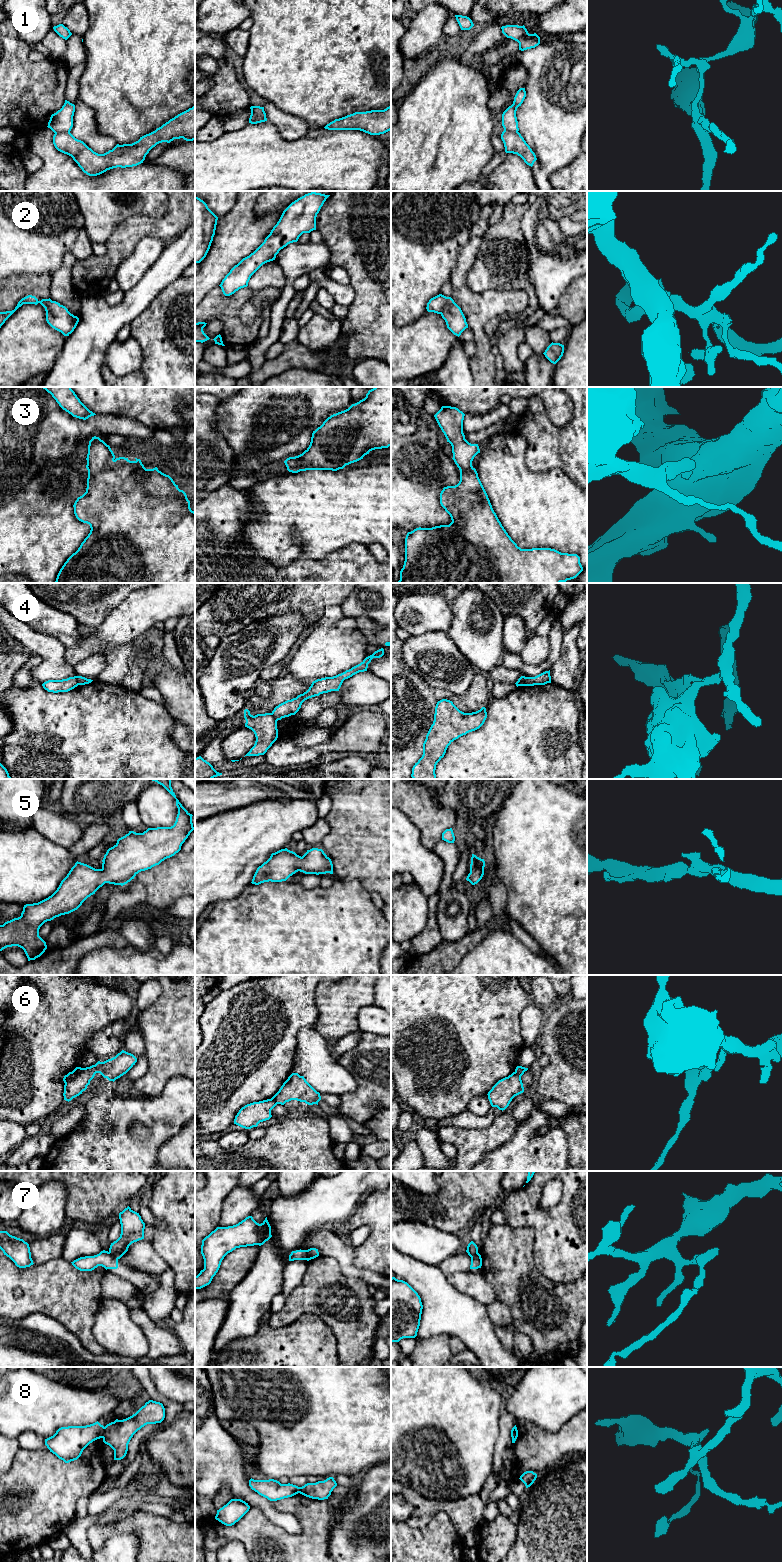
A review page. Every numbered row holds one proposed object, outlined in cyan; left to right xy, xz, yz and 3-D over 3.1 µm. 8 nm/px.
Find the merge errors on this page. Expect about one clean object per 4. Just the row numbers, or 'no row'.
1, 4, 6, 7, 8

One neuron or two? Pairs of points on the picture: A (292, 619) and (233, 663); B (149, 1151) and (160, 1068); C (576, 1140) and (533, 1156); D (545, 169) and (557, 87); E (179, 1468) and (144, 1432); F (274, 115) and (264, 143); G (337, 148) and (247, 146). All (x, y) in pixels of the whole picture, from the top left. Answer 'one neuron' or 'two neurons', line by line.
A: one neuron
B: two neurons
C: two neurons
D: one neuron
E: two neurons
F: two neurons
G: one neuron

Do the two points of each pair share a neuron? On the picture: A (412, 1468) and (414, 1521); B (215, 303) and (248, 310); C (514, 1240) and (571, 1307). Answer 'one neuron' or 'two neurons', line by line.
A: two neurons
B: two neurons
C: one neuron

